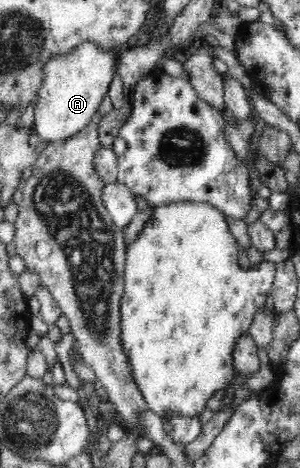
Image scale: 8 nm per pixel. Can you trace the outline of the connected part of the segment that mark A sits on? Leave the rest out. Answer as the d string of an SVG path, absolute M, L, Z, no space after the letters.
M95 45L80 46L62 58L52 58L46 65L43 88L33 111L33 132L46 145L66 140L94 125L98 108L109 90L114 74L116 52L104 52Z

